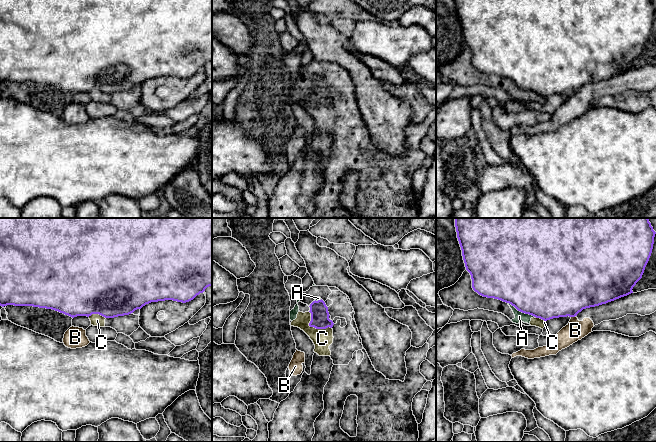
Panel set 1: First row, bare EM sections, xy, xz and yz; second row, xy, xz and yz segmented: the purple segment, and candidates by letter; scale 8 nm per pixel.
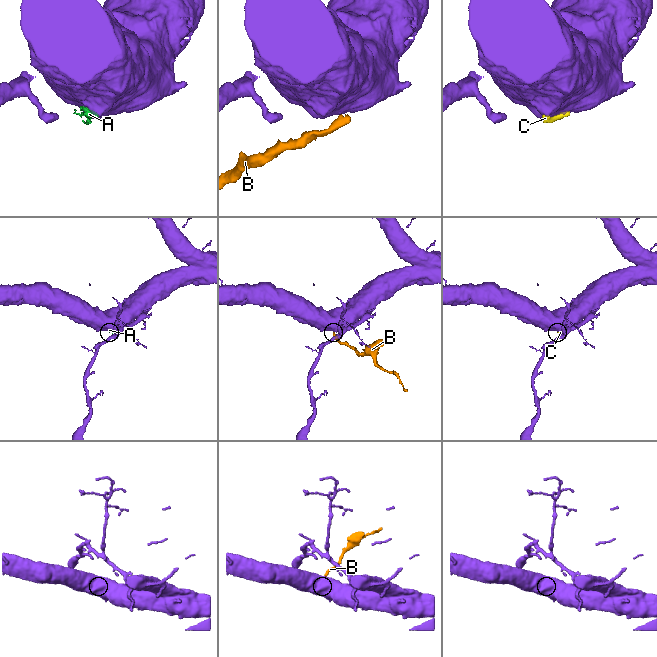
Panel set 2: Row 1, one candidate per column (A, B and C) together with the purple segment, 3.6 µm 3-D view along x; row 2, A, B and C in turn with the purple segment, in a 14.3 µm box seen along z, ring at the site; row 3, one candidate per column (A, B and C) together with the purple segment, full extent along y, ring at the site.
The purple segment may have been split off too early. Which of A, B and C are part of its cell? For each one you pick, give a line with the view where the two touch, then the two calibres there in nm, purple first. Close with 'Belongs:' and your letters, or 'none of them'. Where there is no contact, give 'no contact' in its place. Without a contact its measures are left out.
Belongs: none of them

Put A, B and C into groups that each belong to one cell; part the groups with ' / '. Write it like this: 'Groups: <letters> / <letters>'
Groups: A C / B

